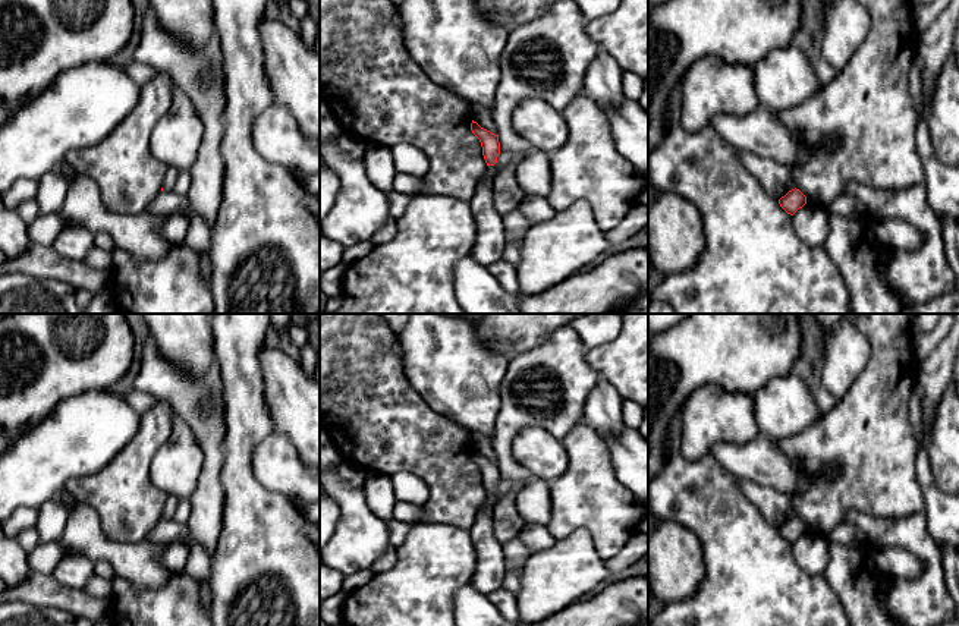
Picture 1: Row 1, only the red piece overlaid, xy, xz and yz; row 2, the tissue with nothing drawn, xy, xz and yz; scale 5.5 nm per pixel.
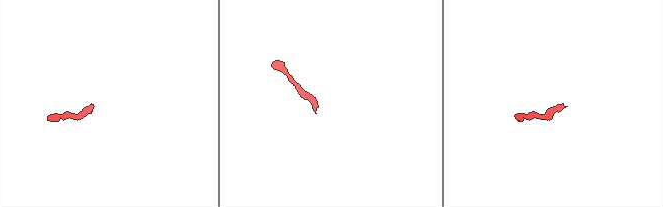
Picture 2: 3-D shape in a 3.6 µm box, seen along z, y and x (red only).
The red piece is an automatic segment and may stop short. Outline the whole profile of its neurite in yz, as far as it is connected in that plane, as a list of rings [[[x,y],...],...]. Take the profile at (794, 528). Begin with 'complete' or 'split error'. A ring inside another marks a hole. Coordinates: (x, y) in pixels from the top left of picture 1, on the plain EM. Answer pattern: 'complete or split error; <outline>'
complete; [[[799,518],[789,519],[779,528],[780,535],[790,544],[806,532],[806,525]]]

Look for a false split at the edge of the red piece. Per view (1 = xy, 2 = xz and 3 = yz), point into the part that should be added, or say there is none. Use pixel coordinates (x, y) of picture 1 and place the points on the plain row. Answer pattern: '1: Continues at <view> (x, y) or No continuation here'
1: Continues at xy (170, 505)
2: No continuation here
3: No continuation here

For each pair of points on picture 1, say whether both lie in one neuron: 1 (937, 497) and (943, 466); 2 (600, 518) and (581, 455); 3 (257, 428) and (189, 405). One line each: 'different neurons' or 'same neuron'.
1: different neurons
2: same neuron
3: different neurons

